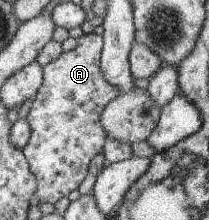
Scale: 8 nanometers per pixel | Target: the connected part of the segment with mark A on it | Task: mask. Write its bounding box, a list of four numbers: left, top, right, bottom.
[22,33,120,204]

